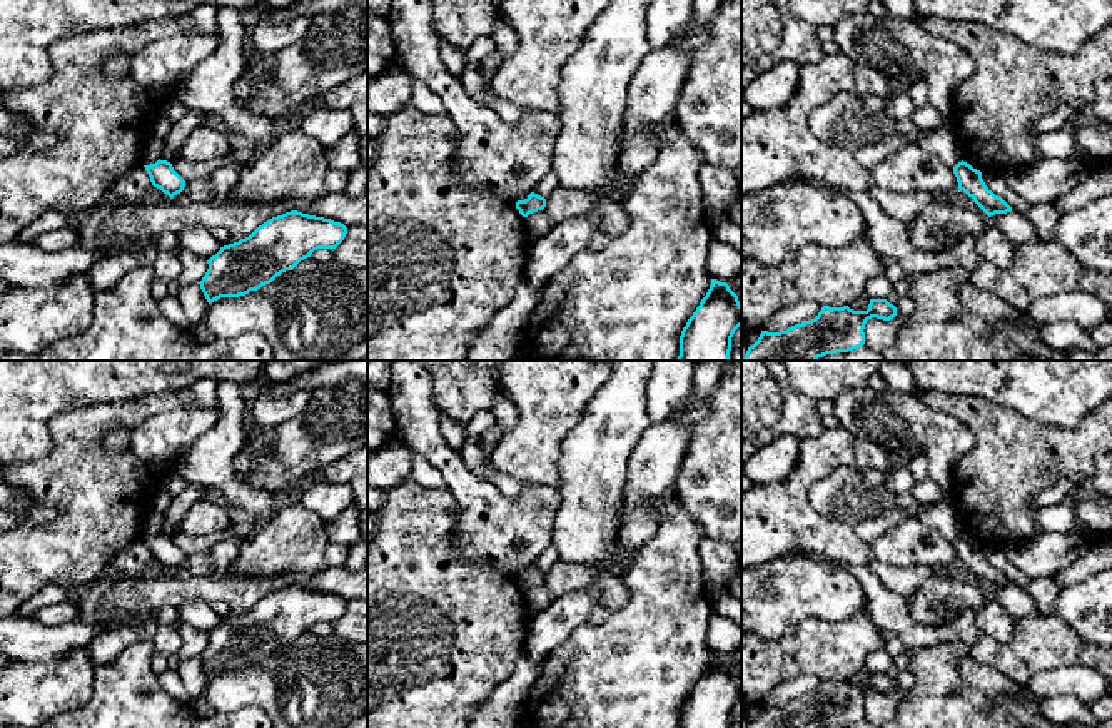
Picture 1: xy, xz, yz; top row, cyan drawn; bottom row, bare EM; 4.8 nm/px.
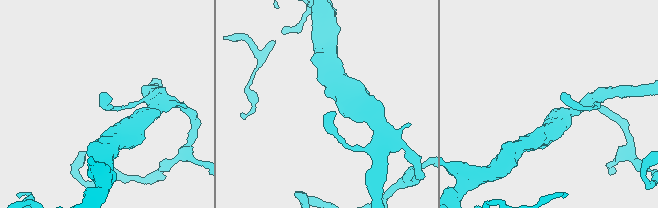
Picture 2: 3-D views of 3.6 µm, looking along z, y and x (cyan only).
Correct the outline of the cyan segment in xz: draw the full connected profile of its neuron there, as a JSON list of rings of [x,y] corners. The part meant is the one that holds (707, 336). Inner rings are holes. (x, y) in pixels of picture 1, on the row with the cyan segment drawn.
[[[711,279],[680,336],[678,361],[730,361],[731,337],[741,326],[741,302],[726,282]]]

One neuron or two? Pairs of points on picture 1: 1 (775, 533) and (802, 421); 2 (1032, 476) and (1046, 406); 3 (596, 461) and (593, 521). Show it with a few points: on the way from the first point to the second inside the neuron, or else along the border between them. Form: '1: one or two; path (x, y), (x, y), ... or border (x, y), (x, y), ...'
1: two; border (825, 429), (813, 438), (802, 439)
2: two; border (1005, 408), (1057, 426), (1081, 421)
3: one; path (593, 476), (593, 506)

